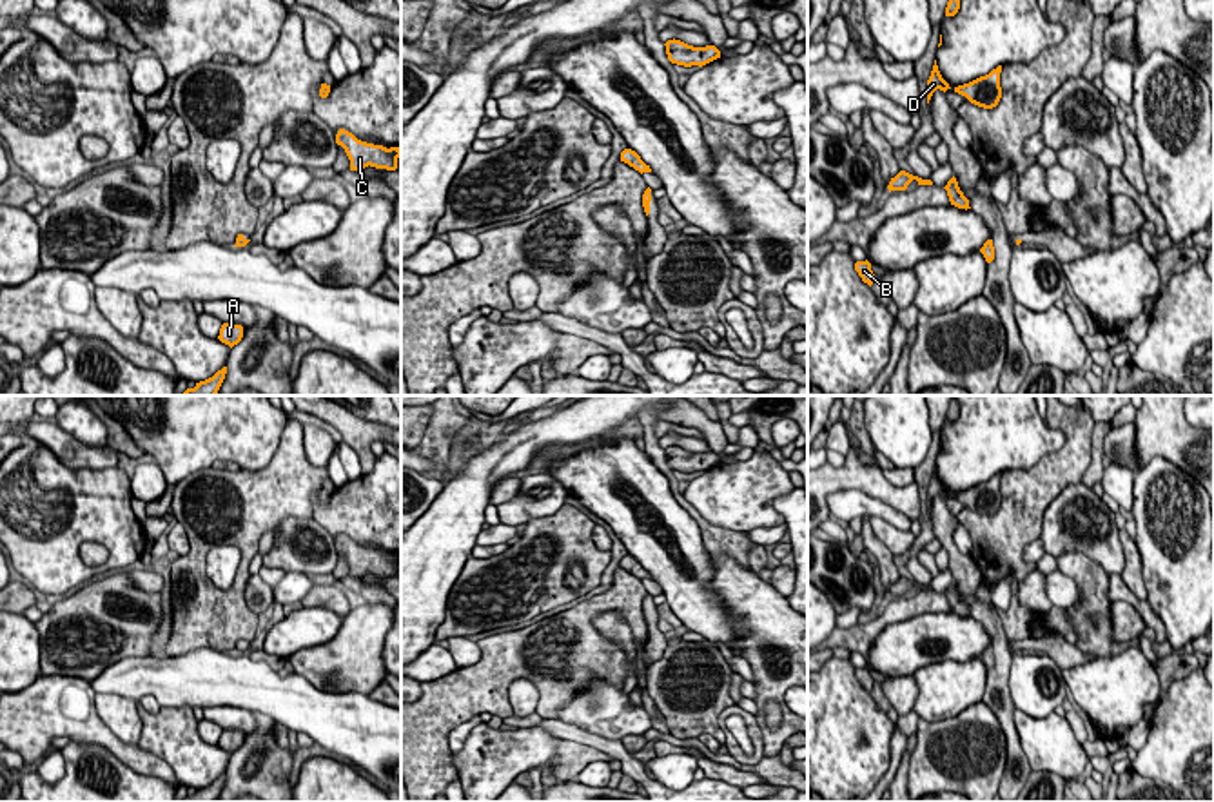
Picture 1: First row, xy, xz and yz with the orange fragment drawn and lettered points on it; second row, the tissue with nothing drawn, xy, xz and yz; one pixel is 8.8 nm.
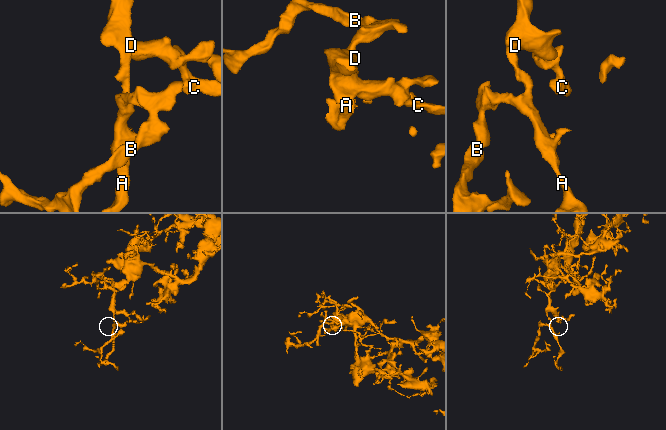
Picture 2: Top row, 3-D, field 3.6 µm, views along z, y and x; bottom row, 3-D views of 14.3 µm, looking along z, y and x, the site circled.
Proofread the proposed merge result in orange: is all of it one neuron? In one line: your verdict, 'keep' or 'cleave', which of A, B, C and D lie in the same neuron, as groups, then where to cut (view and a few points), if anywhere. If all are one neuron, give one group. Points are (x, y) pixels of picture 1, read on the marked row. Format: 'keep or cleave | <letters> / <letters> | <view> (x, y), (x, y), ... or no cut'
keep | A B C D | no cut

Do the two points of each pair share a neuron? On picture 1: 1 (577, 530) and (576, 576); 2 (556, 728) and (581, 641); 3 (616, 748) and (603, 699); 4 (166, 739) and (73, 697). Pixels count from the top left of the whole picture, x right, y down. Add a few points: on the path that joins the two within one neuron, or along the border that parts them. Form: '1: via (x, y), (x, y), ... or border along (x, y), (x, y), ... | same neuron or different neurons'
1: via (576, 541), (576, 565) | same neuron
2: border along (543, 717), (558, 719) | different neurons
3: border along (574, 724), (619, 741) | different neurons
4: border along (137, 744), (158, 755), (173, 770) | different neurons

